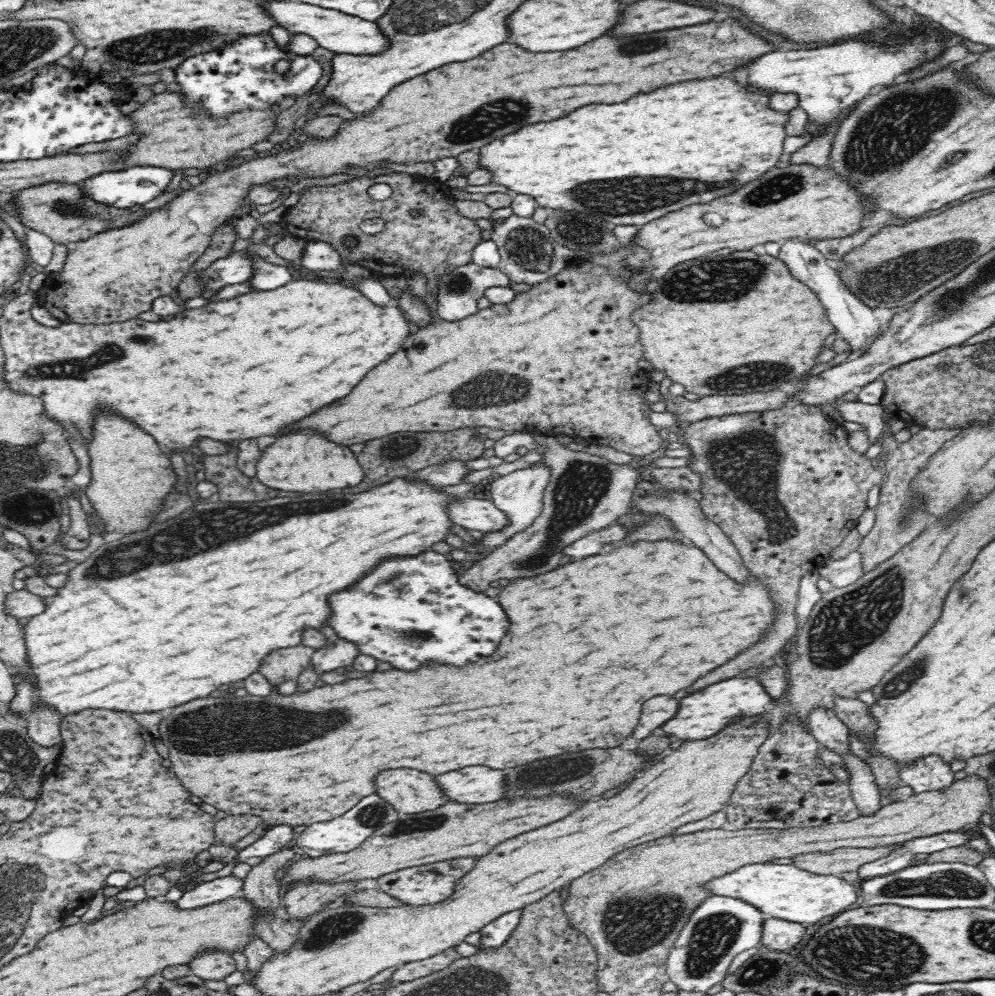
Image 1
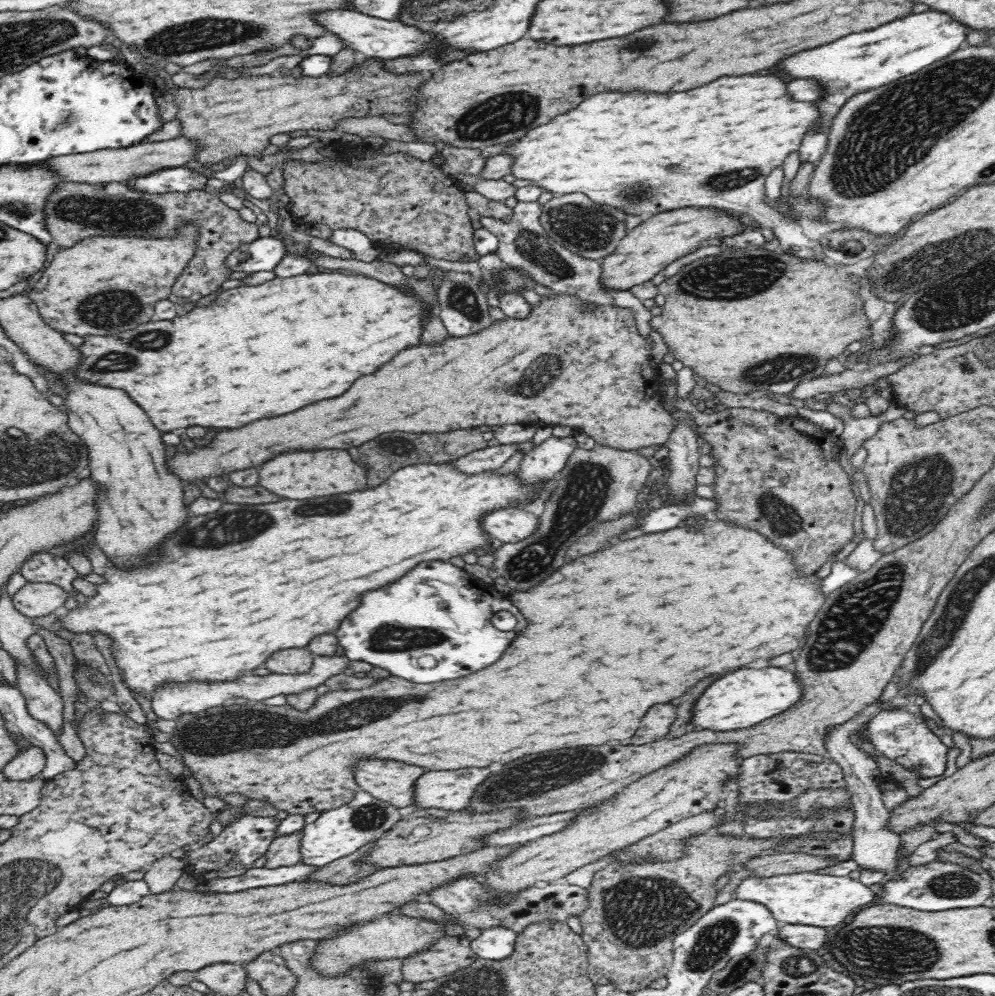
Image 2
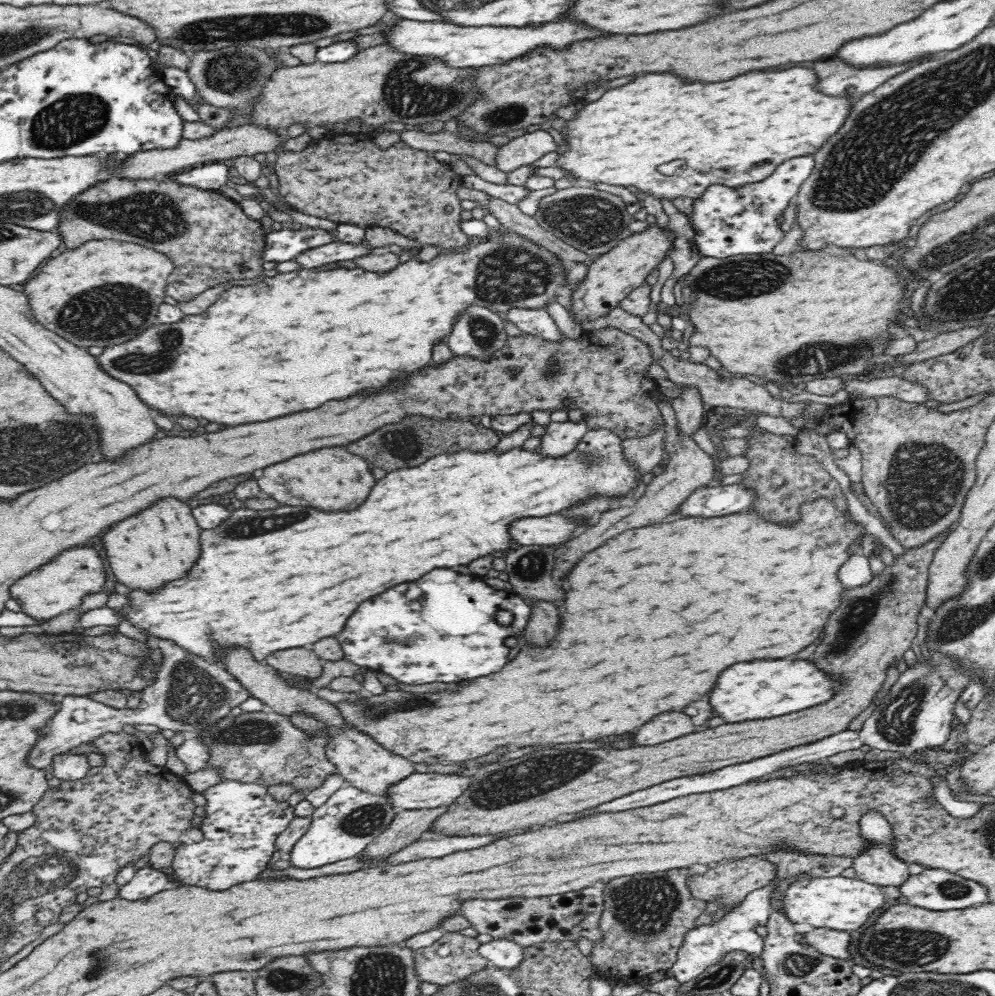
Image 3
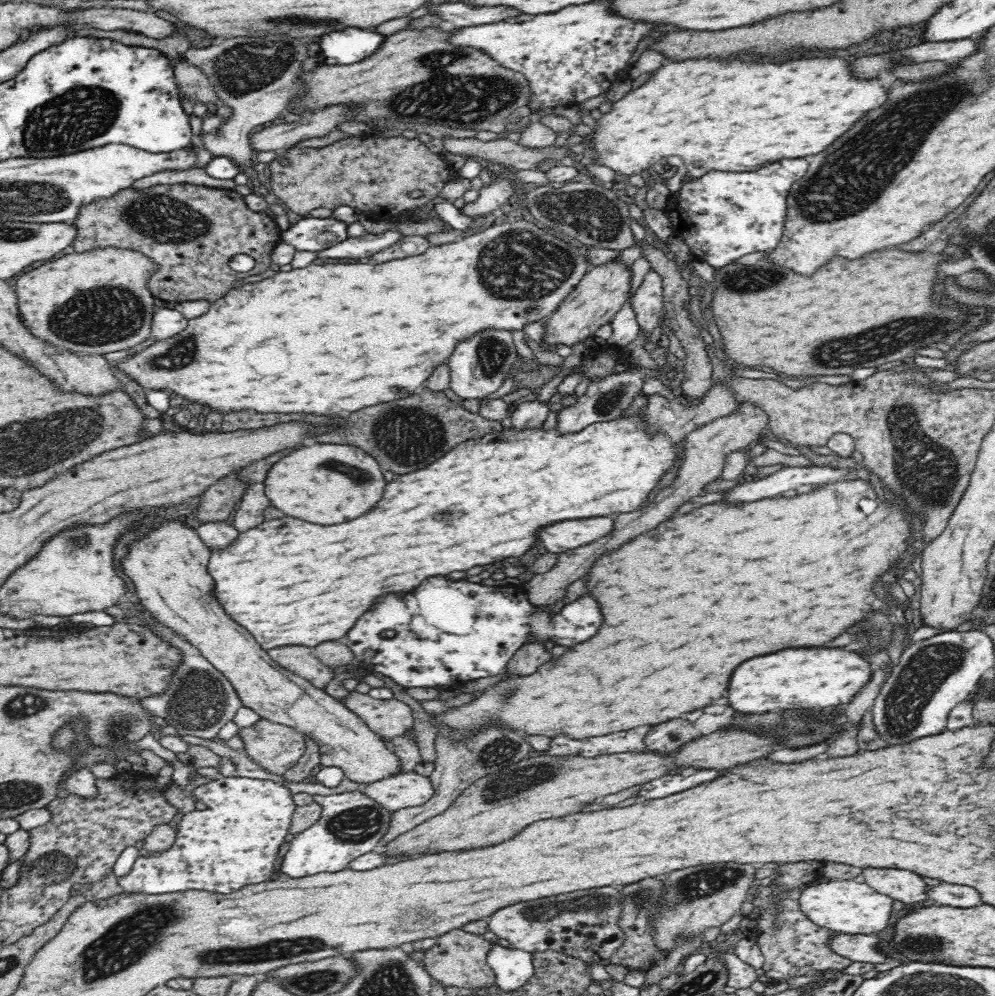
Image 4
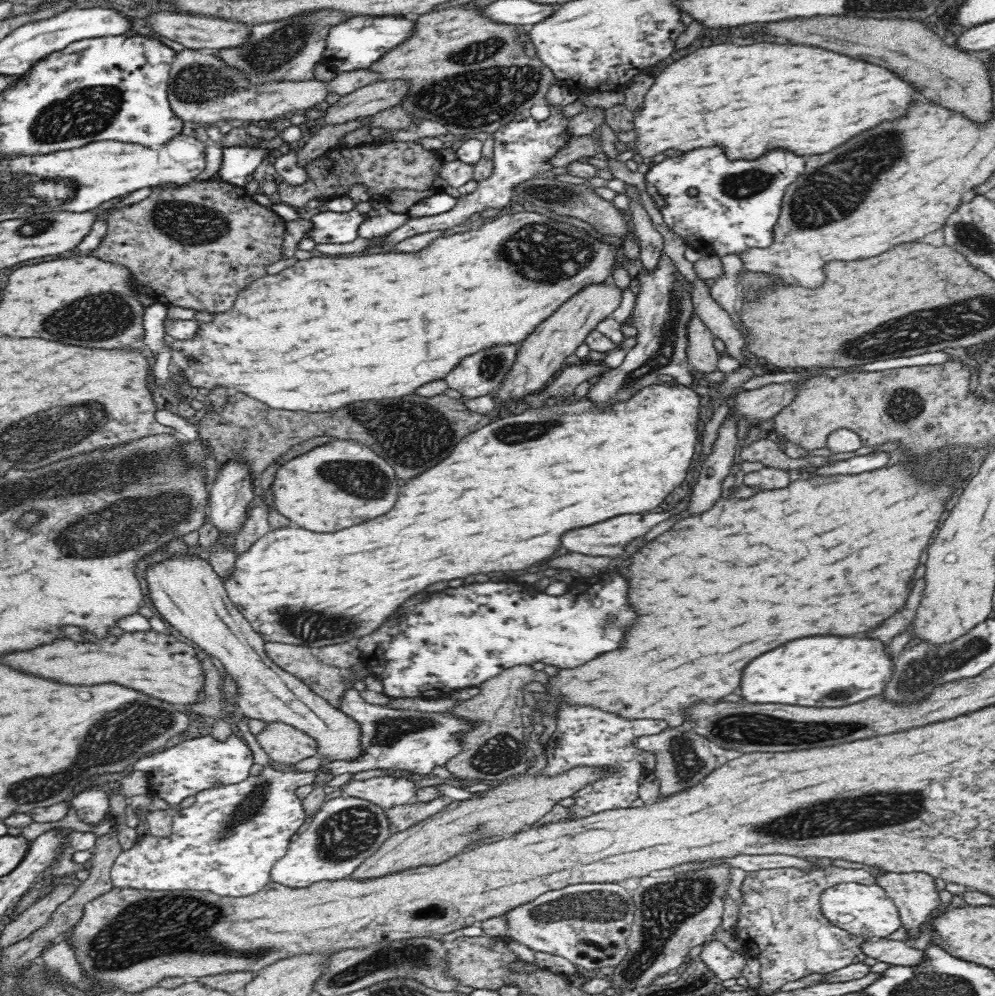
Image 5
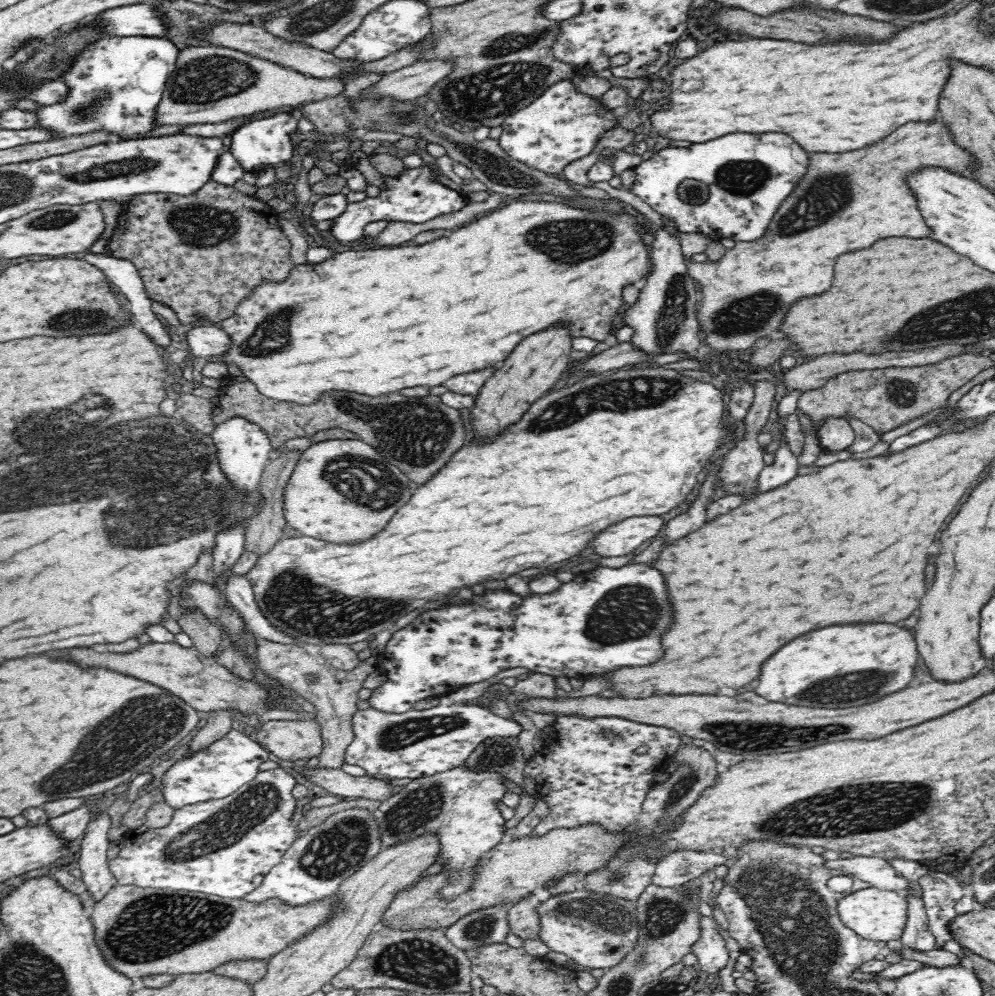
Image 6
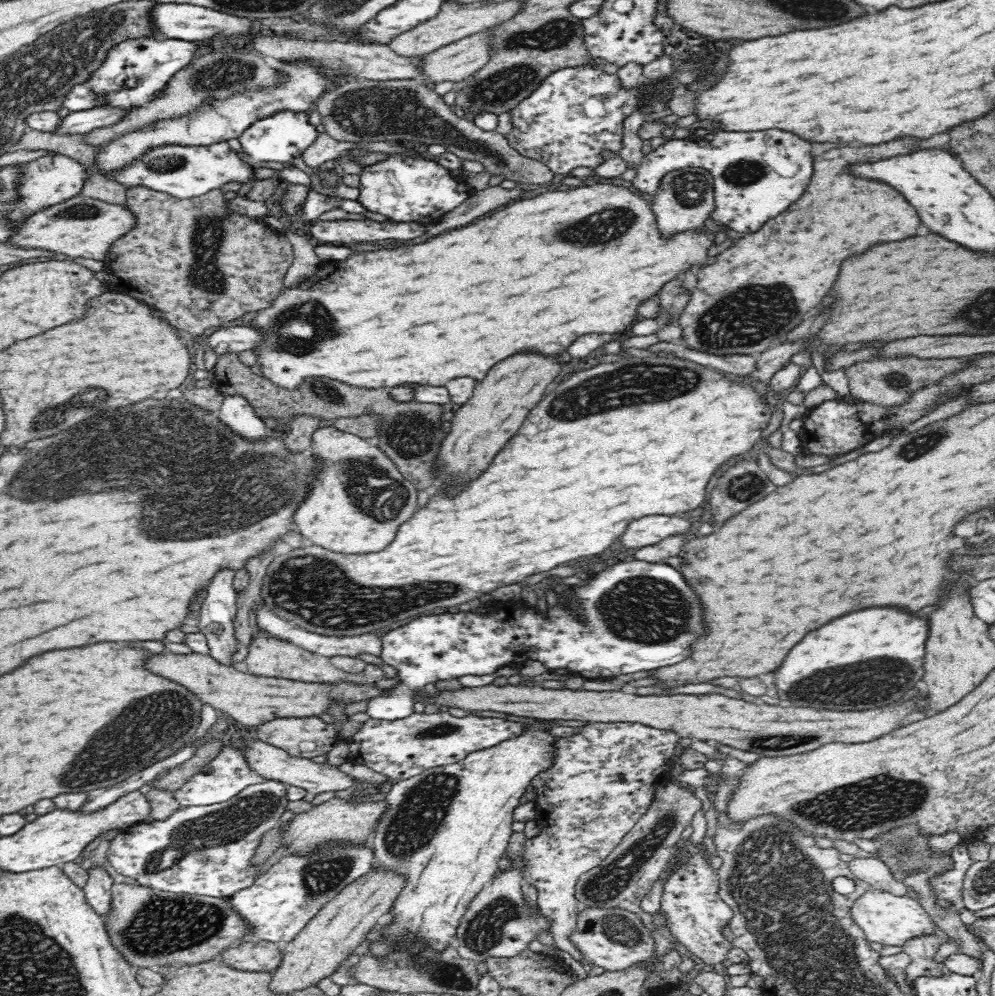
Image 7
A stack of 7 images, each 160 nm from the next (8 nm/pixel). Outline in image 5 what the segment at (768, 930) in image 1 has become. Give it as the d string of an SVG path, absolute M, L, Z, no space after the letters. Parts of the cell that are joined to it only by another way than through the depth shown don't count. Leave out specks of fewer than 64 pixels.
M868 938L860 944L860 951L877 962L886 962L894 966L916 966L924 960L921 944L911 945L906 940Z

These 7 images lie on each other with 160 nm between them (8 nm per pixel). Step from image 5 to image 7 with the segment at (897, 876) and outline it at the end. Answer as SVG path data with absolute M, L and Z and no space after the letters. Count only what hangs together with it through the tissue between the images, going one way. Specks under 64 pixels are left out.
M920 934L914 936L906 943L902 944L903 951L911 958L911 963L905 968L907 976L912 978L916 976L940 976L940 972L936 969L937 963L934 961L934 956L940 948L940 940L933 934Z

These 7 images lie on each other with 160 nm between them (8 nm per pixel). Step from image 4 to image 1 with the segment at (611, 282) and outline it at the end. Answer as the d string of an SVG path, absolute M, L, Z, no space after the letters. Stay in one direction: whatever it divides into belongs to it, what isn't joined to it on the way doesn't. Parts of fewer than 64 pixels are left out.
M792 164L772 167L763 176L743 184L710 202L691 204L667 213L645 224L632 237L639 246L650 248L645 270L664 273L687 260L708 256L730 248L732 252L747 251L757 244L782 242L797 238L806 242L844 238L863 229L862 221L872 217L873 196L863 196L854 186L848 186L842 176L836 176L830 166Z

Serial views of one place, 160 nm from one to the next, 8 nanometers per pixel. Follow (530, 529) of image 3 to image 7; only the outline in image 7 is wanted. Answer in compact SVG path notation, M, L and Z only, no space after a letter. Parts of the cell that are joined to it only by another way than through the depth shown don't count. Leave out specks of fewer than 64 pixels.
M644 516L640 520L634 520L626 528L624 536L620 536L616 540L627 549L639 549L658 544L672 534L688 532L690 526L692 526L691 522L678 518L678 516Z

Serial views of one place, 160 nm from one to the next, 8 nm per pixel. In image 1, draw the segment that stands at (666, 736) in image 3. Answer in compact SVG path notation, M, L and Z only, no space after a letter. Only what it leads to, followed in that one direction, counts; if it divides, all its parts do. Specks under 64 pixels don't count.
M654 696L648 700L642 708L640 724L634 730L634 738L646 738L652 730L662 726L666 720L670 720L678 710L678 700L674 696Z

